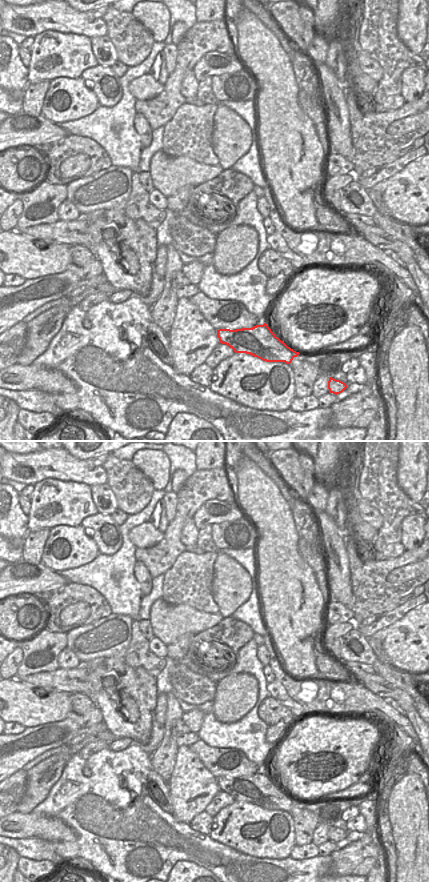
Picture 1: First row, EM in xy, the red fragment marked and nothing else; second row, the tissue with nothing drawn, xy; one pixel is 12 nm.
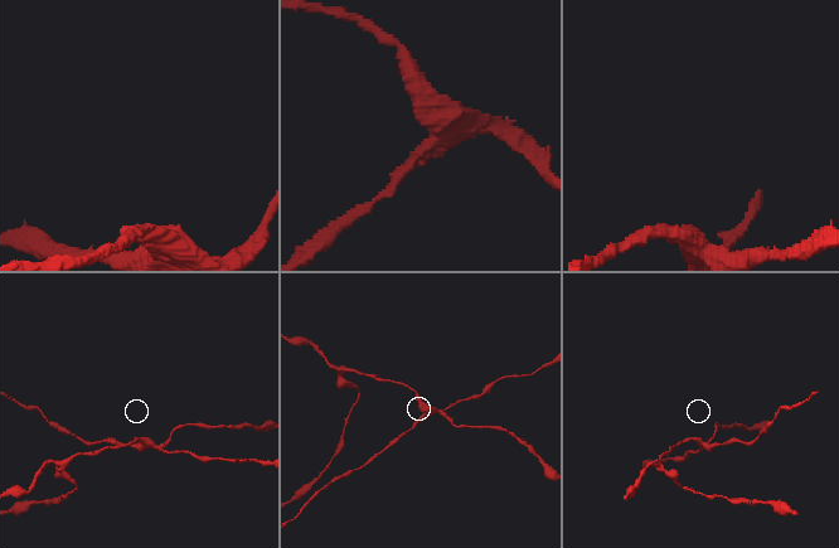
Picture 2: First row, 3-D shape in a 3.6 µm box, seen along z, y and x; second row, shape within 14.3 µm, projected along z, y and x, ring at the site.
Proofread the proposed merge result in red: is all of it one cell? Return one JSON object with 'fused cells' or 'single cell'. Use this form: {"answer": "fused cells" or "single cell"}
{"answer": "fused cells"}

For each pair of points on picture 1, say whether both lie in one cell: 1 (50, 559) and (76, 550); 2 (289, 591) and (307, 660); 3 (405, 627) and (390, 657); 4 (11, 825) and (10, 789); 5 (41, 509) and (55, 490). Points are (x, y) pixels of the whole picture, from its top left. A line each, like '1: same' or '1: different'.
1: same
2: same
3: same
4: different
5: same

